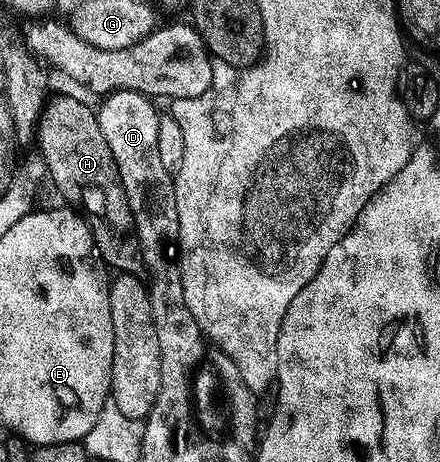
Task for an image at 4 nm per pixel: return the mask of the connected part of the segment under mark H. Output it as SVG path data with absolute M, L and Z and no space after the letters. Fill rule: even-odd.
M76 98L51 101L38 128L39 142L38 154L44 159L47 177L50 182L52 178L57 192L68 201L65 203L88 223L99 261L113 266L113 271L121 274L143 275L144 261L136 235L138 227L134 224L110 146L96 120L96 110Z

